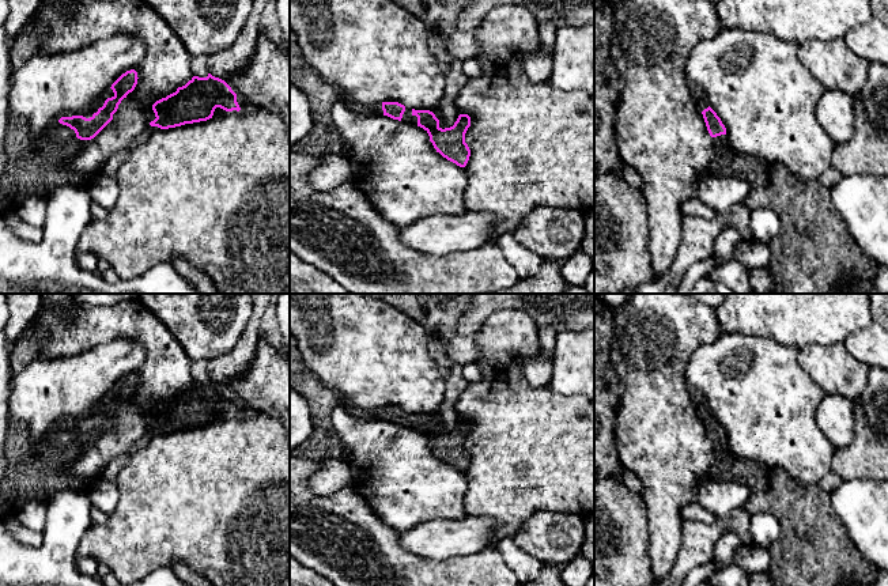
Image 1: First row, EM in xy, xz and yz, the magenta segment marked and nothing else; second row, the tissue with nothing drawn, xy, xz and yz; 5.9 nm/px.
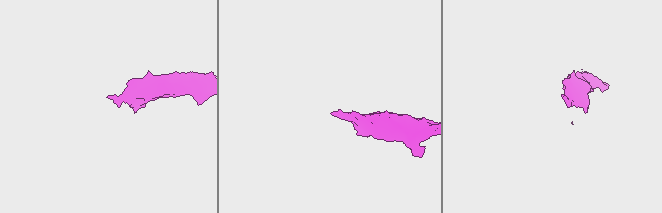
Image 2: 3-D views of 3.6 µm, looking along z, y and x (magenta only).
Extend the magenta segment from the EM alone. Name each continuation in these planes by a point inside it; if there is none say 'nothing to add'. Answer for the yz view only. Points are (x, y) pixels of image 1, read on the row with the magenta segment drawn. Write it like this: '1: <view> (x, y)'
1: yz (726, 162)

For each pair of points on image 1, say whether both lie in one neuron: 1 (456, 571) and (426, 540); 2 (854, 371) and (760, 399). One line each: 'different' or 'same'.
1: different
2: different

